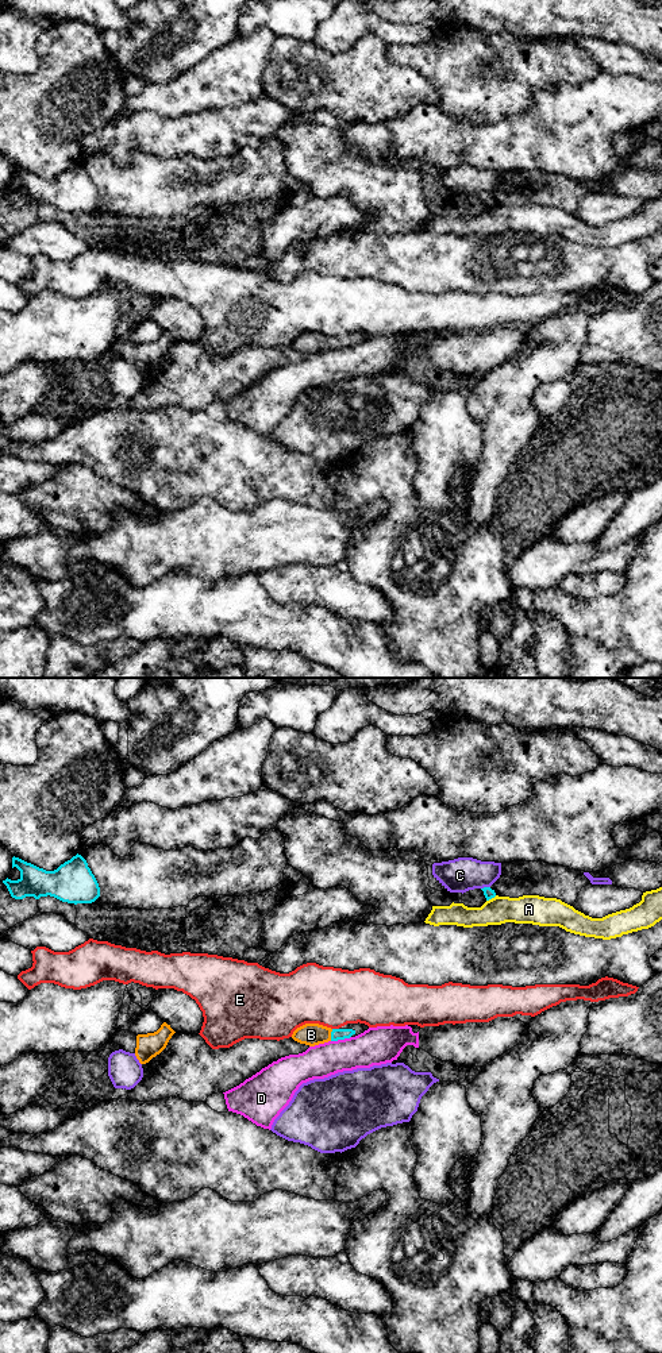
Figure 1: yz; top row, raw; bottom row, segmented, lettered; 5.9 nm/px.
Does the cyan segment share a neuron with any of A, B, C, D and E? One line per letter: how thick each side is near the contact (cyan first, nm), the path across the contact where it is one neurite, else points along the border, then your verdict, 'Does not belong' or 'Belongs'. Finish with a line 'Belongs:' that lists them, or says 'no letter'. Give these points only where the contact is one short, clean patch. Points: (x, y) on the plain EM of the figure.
A: Thickness 60 nm (cyan) against 180 nm. Does not belong
B: Thickness 70 nm (cyan) against 130 nm. Path across: yz (337, 343), (331, 343), (311, 343). Belongs
C: Thickness 60 nm (cyan) against 200 nm. Does not belong
D: Thickness 70 nm (cyan) against 220 nm. Does not belong
E: Thickness 70 nm (cyan) against 360 nm. Does not belong
Belongs: B

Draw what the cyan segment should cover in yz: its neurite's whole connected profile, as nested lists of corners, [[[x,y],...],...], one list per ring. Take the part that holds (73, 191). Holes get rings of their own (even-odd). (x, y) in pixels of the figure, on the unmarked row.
[[[81,163],[73,165],[54,180],[46,180],[19,166],[12,166],[12,177],[20,180],[18,189],[5,188],[15,208],[26,205],[54,205],[68,212],[92,212],[100,205],[99,192]]]

